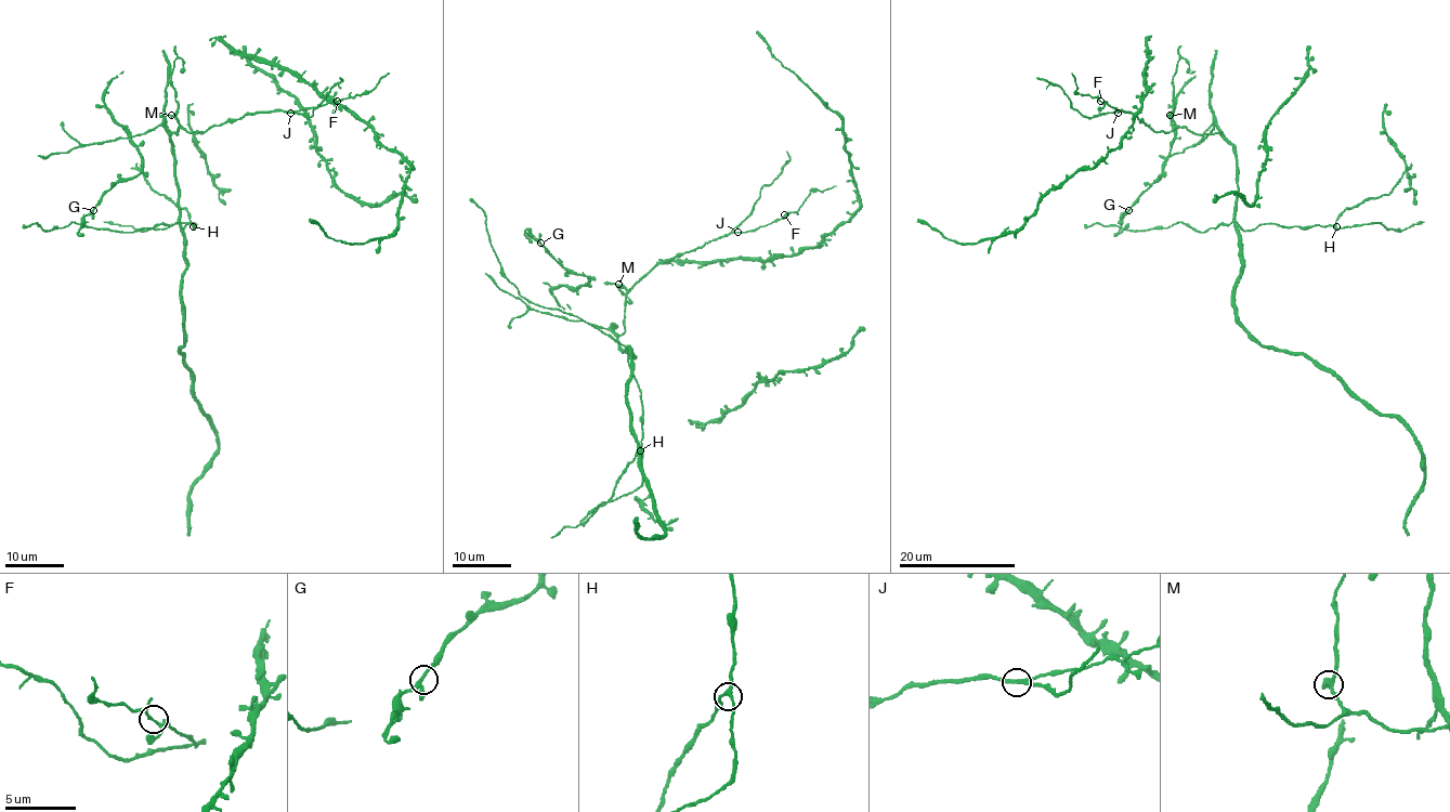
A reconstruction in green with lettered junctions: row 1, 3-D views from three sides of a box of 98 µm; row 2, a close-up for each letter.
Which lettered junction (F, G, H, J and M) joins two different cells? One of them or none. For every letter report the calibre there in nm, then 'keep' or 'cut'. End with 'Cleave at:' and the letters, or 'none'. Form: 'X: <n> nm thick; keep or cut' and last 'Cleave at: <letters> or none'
F: 140 nm thick; keep
G: 200 nm thick; keep
H: 240 nm thick; keep
J: 130 nm thick; keep
M: 180 nm thick; keep
Cleave at: none

